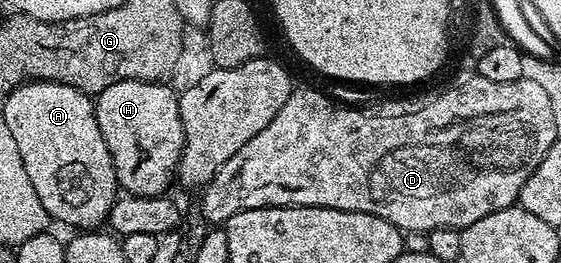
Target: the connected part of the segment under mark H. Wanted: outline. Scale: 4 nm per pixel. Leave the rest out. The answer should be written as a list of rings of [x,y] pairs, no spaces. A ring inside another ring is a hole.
[[[129,80],[116,82],[116,86],[108,86],[108,90],[97,93],[94,100],[96,122],[100,126],[100,134],[104,134],[104,142],[108,146],[108,154],[112,154],[112,162],[116,170],[118,187],[123,193],[131,196],[160,196],[175,179],[178,170],[178,159],[184,146],[184,126],[180,122],[179,93],[166,82],[152,80]]]

